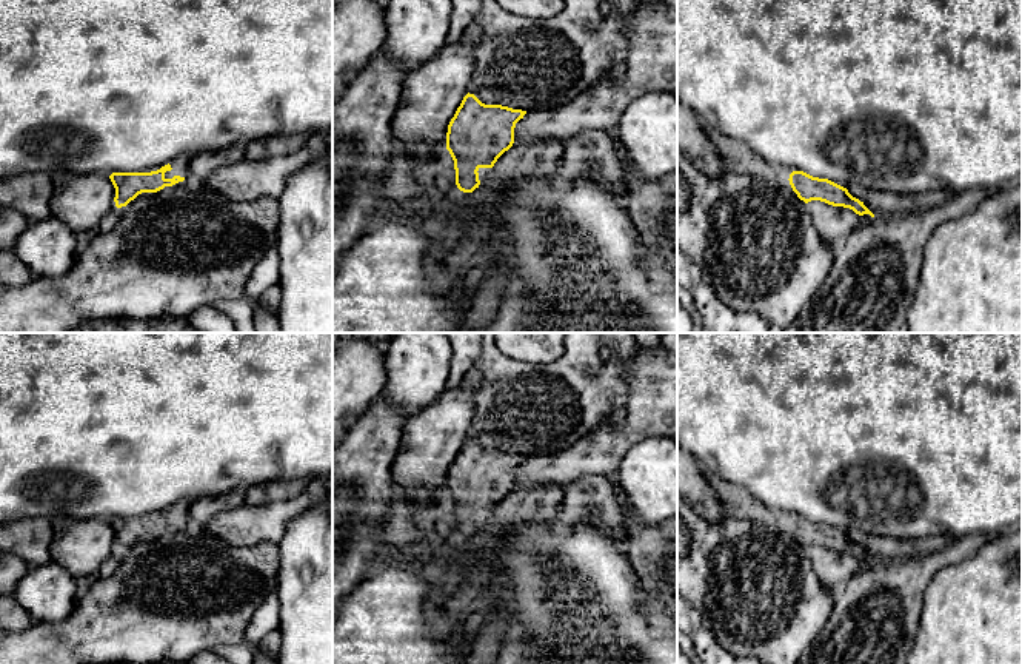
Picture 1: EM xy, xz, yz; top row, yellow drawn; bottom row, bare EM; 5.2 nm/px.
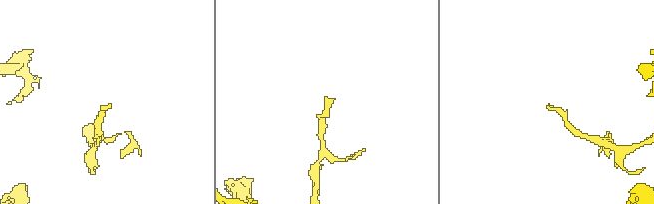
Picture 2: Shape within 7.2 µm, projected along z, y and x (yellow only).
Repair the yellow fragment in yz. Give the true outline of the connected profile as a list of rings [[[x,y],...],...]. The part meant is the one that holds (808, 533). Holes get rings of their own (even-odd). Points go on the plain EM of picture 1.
[[[702,468],[702,475],[714,488],[726,516],[783,525],[791,530],[793,536],[805,548],[820,545],[833,552],[850,553],[859,561],[870,559],[874,562],[863,547],[853,542],[847,533],[828,524],[813,522],[803,516],[793,516],[790,519],[785,513],[771,510],[762,504],[745,487],[726,482],[706,468]]]

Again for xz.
[[[466,439],[448,470],[446,495],[454,505],[456,530],[463,538],[479,533],[479,515],[493,513],[514,488],[516,468],[526,456],[485,450]]]

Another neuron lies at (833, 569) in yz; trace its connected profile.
[[[811,545],[808,552],[814,573],[825,589],[833,593],[860,568],[860,561],[850,553],[833,552],[820,545]]]

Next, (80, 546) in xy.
[[[54,518],[51,559],[75,579],[99,573],[100,565],[114,556],[115,533],[102,518]]]

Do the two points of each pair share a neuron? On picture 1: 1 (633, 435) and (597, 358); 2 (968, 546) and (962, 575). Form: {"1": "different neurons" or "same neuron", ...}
{"1": "different neurons", "2": "different neurons"}

